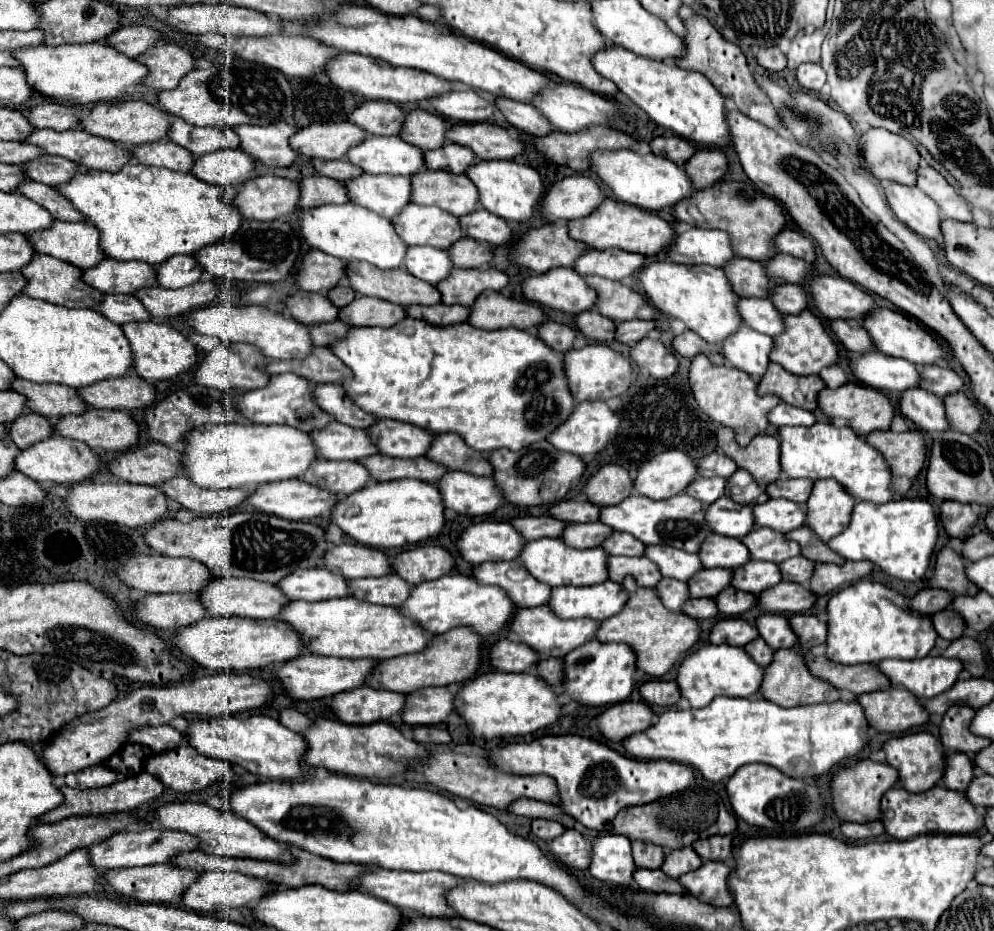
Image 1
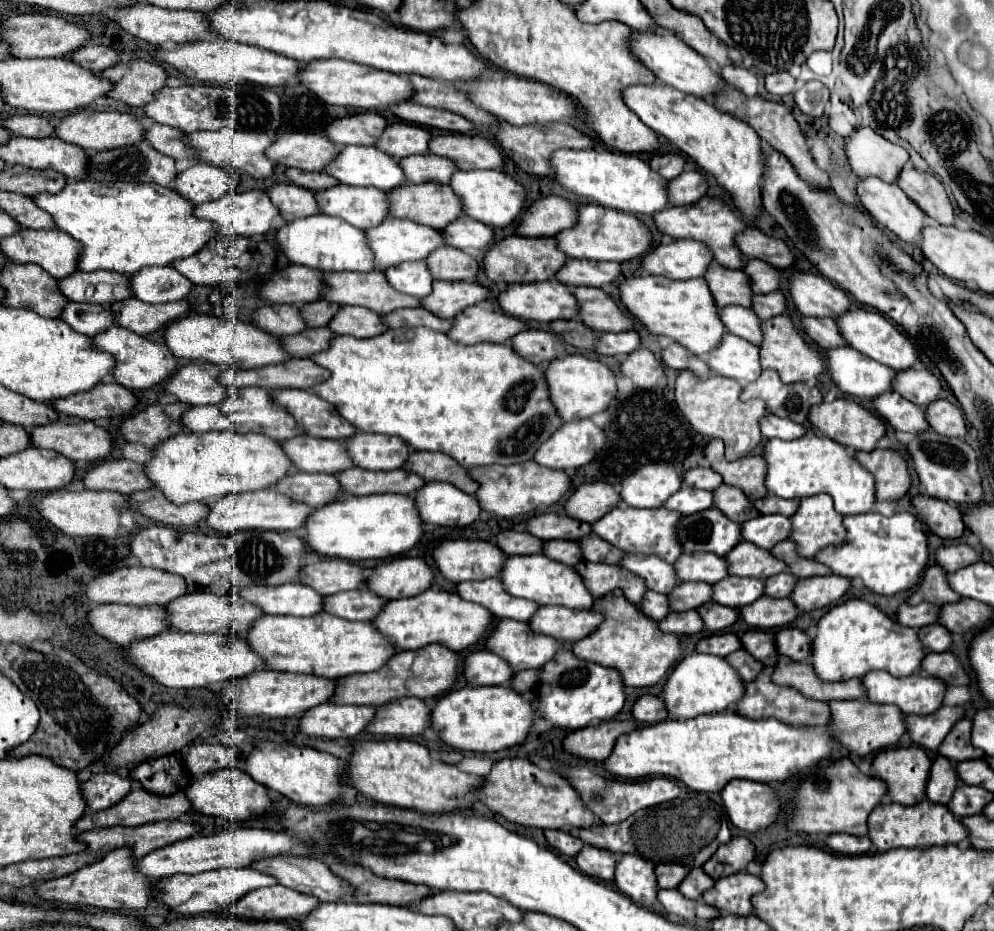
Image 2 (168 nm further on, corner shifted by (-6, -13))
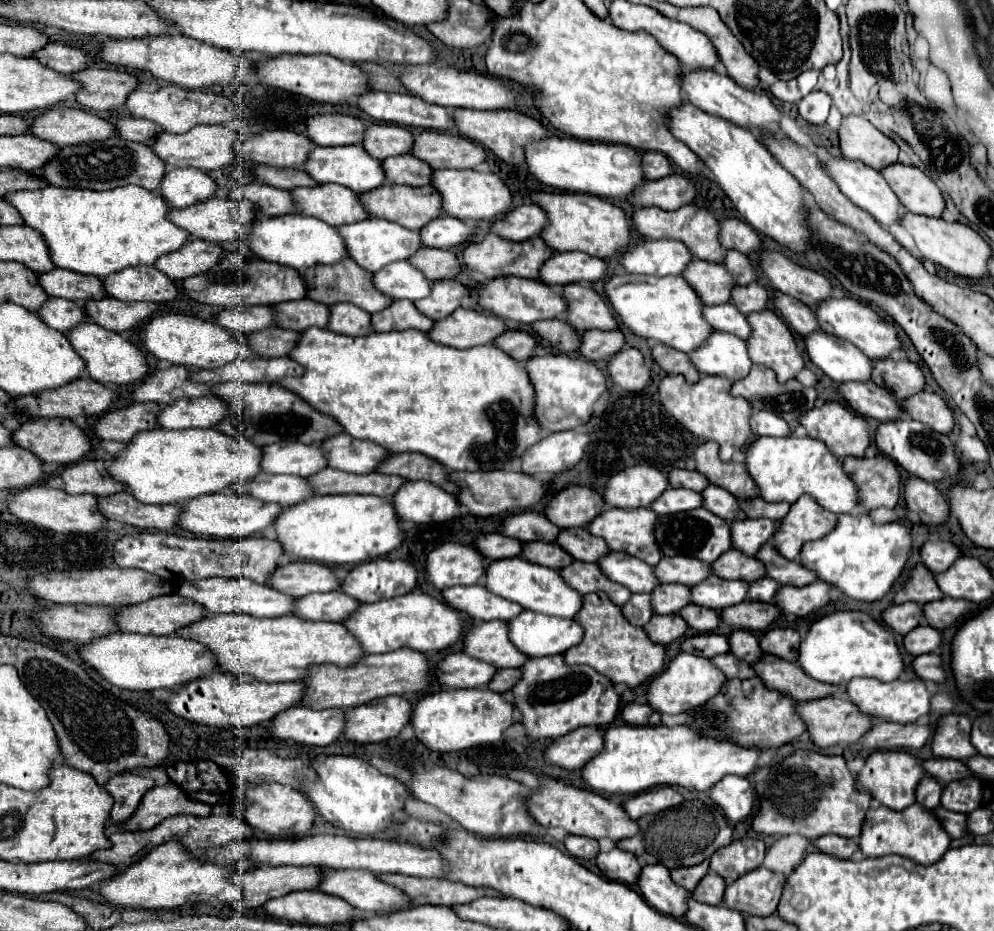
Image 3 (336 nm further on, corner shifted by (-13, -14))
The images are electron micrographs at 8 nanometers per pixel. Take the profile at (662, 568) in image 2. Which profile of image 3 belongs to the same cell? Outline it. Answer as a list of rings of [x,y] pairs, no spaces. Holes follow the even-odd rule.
[[[610,551],[600,557],[596,565],[604,571],[604,575],[608,575],[608,579],[628,587],[632,593],[650,593],[658,585],[654,569],[632,555]]]

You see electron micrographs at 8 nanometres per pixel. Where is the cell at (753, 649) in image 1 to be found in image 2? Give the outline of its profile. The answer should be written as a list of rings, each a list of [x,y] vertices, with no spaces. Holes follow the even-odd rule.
[[[737,650],[733,654],[727,656],[727,662],[741,674],[741,678],[745,682],[753,682],[753,678],[757,678],[757,674],[761,674],[763,664],[757,662],[751,654],[747,654],[747,650]]]

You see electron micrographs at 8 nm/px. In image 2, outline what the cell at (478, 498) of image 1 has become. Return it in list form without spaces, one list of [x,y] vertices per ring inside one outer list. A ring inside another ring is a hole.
[[[427,482],[417,490],[415,502],[423,522],[439,526],[469,526],[481,516],[481,506],[475,496],[449,486],[449,482]]]

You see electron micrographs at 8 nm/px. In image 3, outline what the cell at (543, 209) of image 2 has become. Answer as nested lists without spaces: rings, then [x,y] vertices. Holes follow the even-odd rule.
[[[520,205],[512,211],[508,211],[508,215],[504,215],[504,219],[494,219],[490,225],[490,231],[500,235],[502,239],[508,241],[526,241],[528,237],[534,237],[542,231],[542,227],[546,225],[546,215],[538,205]]]

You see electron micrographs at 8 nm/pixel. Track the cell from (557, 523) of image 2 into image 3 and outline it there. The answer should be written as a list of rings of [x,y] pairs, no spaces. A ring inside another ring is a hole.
[[[524,511],[516,515],[506,515],[502,521],[502,533],[522,543],[528,543],[528,541],[552,543],[558,537],[560,529],[552,525],[544,515]]]

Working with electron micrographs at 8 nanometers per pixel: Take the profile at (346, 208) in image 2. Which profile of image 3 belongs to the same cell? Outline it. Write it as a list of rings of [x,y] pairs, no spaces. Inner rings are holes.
[[[316,185],[292,189],[292,201],[302,215],[316,217],[332,227],[368,219],[366,209],[358,201],[358,193],[340,185]]]

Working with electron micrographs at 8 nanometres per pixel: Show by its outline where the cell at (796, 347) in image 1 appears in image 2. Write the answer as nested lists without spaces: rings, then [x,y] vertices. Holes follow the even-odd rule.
[[[777,316],[777,318],[763,322],[763,336],[765,340],[761,344],[761,366],[777,370],[785,384],[809,382],[825,372],[827,366],[825,366],[823,354],[815,346],[805,342],[803,334],[795,328],[789,316]]]

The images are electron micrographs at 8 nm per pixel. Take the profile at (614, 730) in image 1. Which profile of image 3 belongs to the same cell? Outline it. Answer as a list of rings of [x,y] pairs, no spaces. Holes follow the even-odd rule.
[[[578,727],[560,739],[554,739],[544,751],[544,761],[562,769],[582,769],[588,759],[602,751],[602,729]]]

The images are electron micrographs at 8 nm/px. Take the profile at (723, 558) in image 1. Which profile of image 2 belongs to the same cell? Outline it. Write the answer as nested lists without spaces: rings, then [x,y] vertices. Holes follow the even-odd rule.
[[[709,552],[697,554],[683,554],[675,564],[677,576],[681,582],[719,582],[721,578],[729,576],[727,558]]]

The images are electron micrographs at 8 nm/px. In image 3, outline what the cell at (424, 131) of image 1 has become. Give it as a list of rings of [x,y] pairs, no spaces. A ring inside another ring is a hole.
[[[366,123],[362,147],[378,161],[384,161],[392,155],[404,155],[412,149],[412,133],[404,127],[382,125],[382,123]]]

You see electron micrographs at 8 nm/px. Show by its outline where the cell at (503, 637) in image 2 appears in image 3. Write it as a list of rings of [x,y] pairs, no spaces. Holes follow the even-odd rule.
[[[500,621],[472,623],[464,635],[466,655],[486,661],[498,669],[520,667],[528,657],[520,653],[508,639],[508,625]]]

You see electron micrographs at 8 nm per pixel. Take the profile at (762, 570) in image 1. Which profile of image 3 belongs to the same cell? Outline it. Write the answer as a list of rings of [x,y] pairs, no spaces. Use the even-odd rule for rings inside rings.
[[[716,575],[692,587],[692,603],[714,611],[742,603],[744,599],[748,599],[746,595],[748,595],[746,581],[726,581]]]

